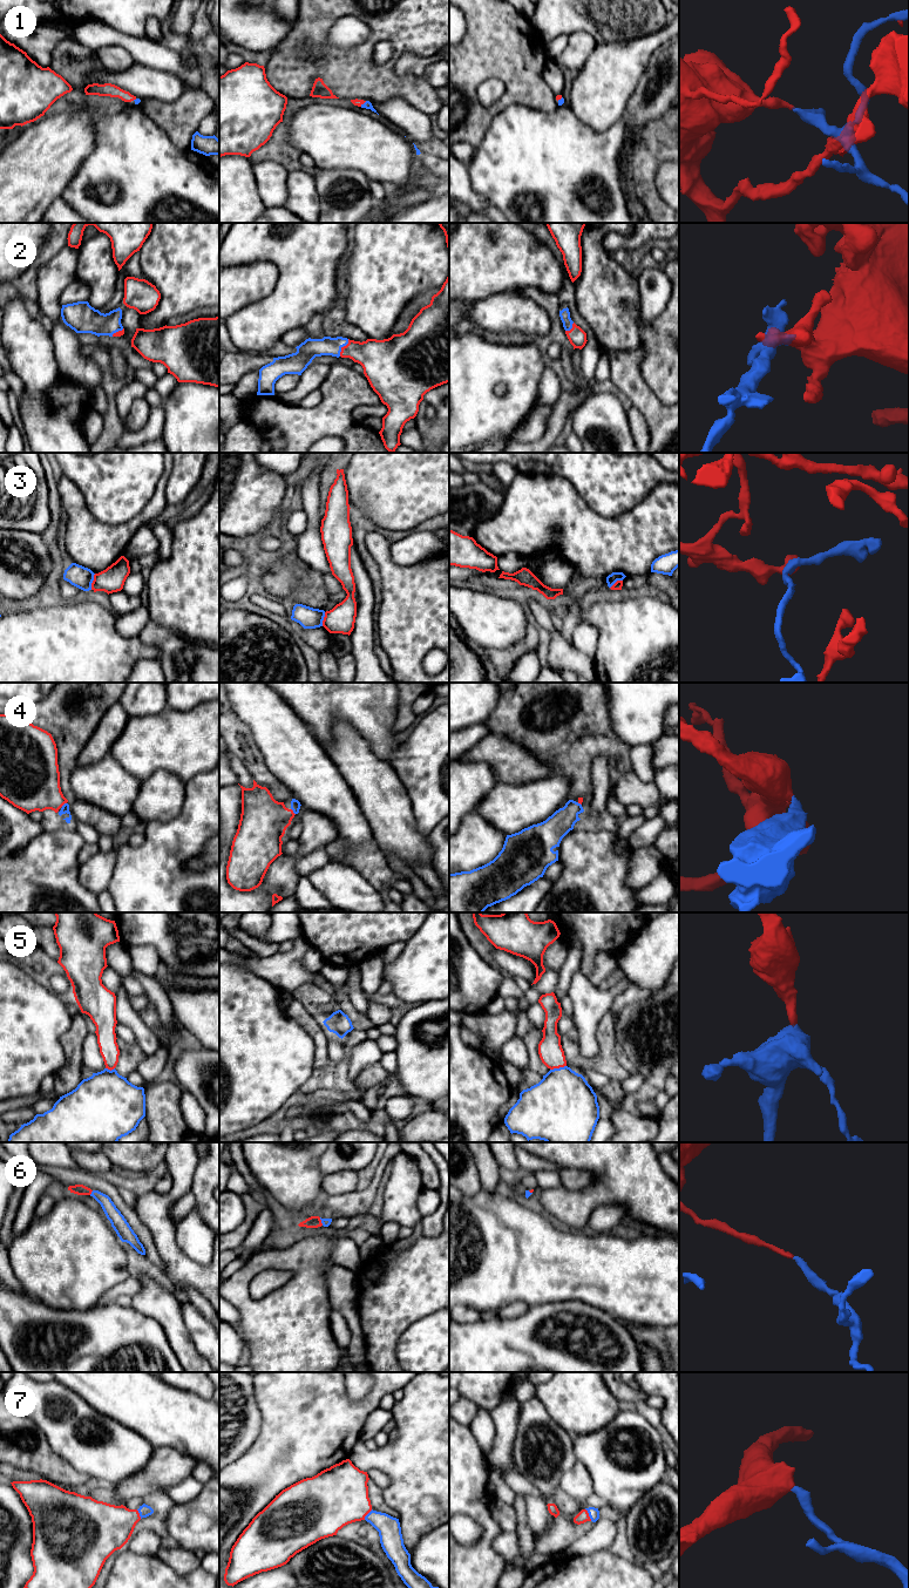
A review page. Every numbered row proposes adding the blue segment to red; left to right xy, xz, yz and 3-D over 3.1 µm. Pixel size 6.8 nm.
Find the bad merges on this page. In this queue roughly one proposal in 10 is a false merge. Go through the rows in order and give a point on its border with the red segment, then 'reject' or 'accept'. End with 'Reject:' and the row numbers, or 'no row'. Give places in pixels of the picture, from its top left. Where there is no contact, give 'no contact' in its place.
1: contact xz (363, 103); accept
2: contact xz (343, 347); accept
3: contact xy (93, 582); reject
4: contact xz (292, 812); accept
5: contact yz (557, 1067); accept
6: contact xy (90, 1193); accept
7: contact yz (588, 1514); accept
Reject: 3

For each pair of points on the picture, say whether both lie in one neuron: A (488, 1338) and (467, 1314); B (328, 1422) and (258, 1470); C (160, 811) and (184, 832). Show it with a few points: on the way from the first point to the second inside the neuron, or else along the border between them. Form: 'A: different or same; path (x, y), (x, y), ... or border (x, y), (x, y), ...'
A: different; border (484, 1316), (474, 1322), (461, 1323)
B: same; path (311, 1424), (293, 1441), (289, 1441), (276, 1454)
C: different; border (185, 795), (175, 816), (143, 825)

